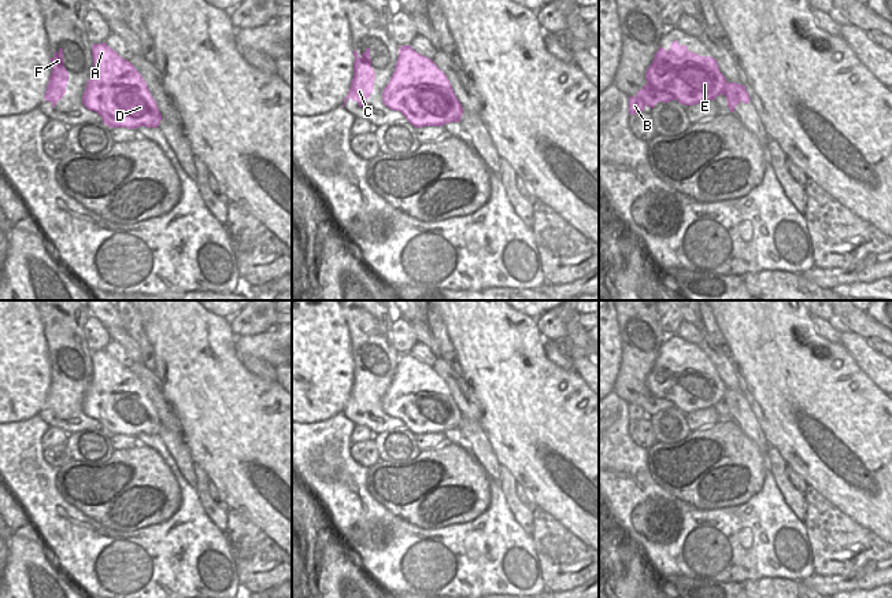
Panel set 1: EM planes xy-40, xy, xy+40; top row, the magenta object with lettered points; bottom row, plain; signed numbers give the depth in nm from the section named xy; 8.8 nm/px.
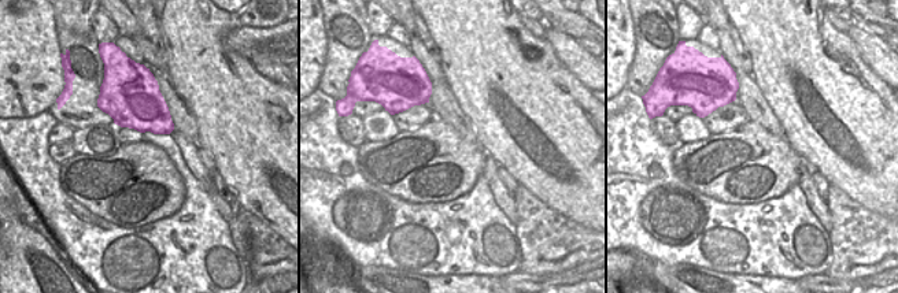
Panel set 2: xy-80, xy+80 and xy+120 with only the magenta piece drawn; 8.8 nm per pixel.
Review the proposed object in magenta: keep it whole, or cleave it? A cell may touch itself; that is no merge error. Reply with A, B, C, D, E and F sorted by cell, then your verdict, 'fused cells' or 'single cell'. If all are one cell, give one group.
groups A B C D E F; single cell

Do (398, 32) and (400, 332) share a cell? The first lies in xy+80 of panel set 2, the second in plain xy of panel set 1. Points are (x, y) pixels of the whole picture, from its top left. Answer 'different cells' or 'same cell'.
same cell

